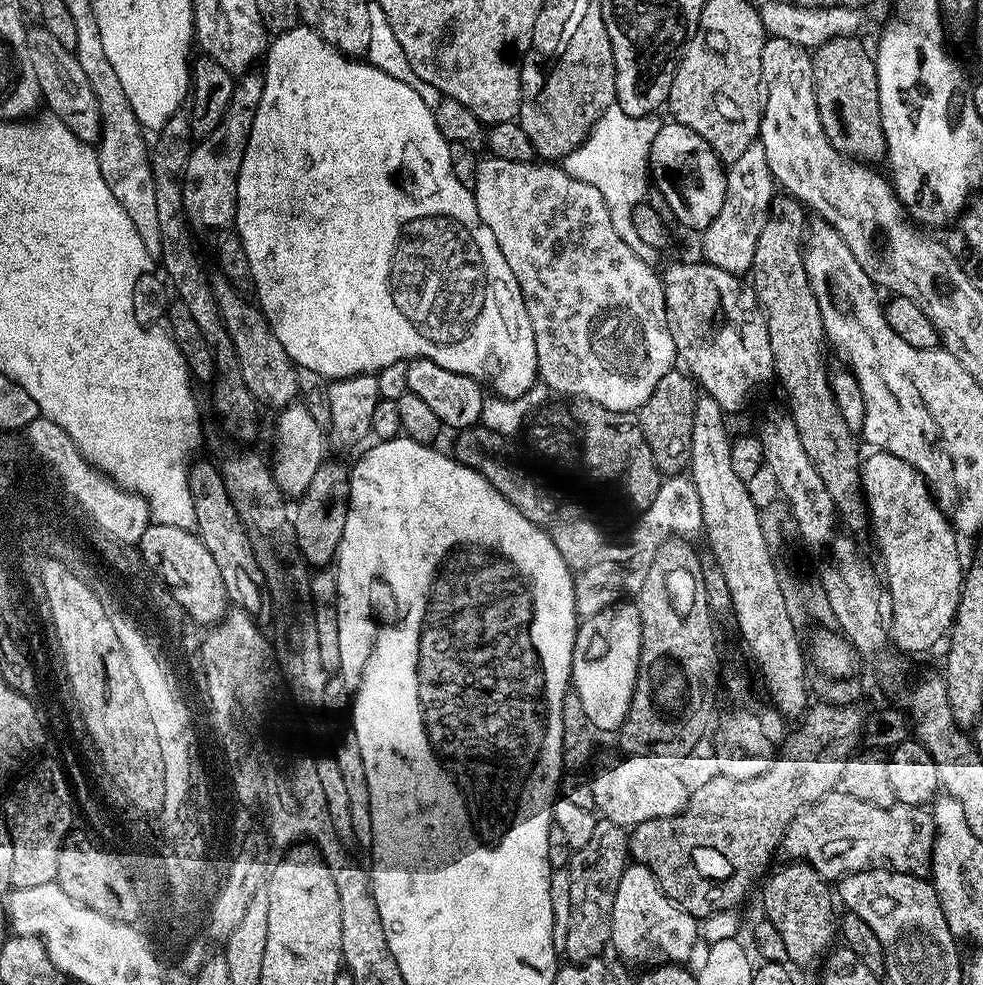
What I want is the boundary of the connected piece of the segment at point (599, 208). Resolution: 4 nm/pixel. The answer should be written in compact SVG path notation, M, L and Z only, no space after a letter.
M492 156L488 160L481 159L476 165L476 185L474 195L478 214L486 226L498 238L498 250L502 250L502 258L510 262L510 270L514 270L514 278L518 278L518 286L524 295L526 302L526 314L530 314L530 326L534 326L534 346L538 350L538 376L542 384L553 393L561 392L564 396L589 400L606 410L615 412L635 413L654 394L658 382L666 373L673 371L678 357L674 344L674 338L670 334L670 326L667 325L667 306L664 297L664 284L661 273L653 265L642 262L618 233L610 222L610 210L606 210L606 202L594 186L586 186L586 182L578 182L563 167L552 162L533 162L523 164L522 162L506 162L502 158Z

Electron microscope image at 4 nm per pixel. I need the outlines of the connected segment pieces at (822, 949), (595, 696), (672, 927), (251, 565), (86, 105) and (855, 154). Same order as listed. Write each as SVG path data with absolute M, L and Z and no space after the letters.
M788 862L785 868L774 872L763 885L767 919L778 926L778 934L782 934L782 942L786 942L786 954L791 963L812 964L816 959L817 963L833 947L832 939L838 936L837 921L832 921L833 889L831 892L829 881L803 862Z
M617 603L587 617L576 629L571 687L582 698L586 718L593 729L619 729L630 710L639 670L640 622L635 603Z
M632 862L624 869L622 882L618 882L618 894L614 894L614 914L612 915L611 947L624 960L640 966L655 966L657 964L684 964L692 956L696 948L697 917L691 916L686 910L678 907L673 900L658 886L654 874L646 870L646 866Z
M197 459L188 469L190 494L194 498L194 514L196 515L195 531L200 540L206 544L207 550L214 556L215 565L228 591L228 599L237 609L251 614L258 614L264 608L264 592L266 596L266 577L260 569L256 551L244 524L238 518L238 510L234 510L234 502L230 502L230 494L224 485L219 467L208 460Z
M32 26L28 30L28 49L30 62L34 66L34 74L38 74L38 86L43 103L48 104L47 111L57 116L84 144L95 145L100 138L100 107L94 98L94 90L90 90L90 82L82 66L78 66L78 58L73 49L62 46L50 30L42 26Z
M859 35L832 38L822 47L811 53L813 62L813 82L816 84L818 114L821 116L822 130L832 143L834 150L841 156L853 161L877 162L886 156L884 131L882 130L882 114L878 102L878 74L876 62L870 48L860 41Z

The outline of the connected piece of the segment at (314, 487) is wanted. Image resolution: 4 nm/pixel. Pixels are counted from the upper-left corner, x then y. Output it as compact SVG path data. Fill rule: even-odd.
M332 458L325 459L323 464L314 470L314 478L310 486L295 501L292 517L292 534L299 559L305 565L316 570L324 570L336 559L336 551L342 542L342 534L346 530L346 514L350 502L349 465L339 464Z

